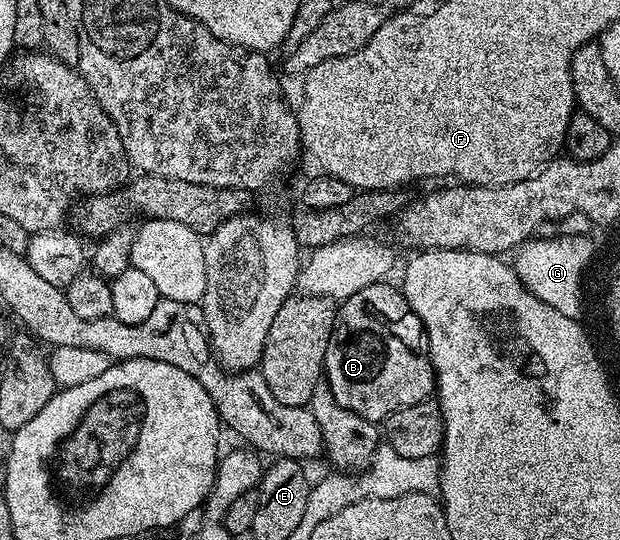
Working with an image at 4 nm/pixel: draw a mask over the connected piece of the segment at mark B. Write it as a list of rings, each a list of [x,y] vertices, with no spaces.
[[[372,283],[337,306],[324,370],[336,403],[375,423],[384,422],[402,407],[431,400],[436,389],[426,328],[410,309],[401,288],[386,284],[390,283]]]

